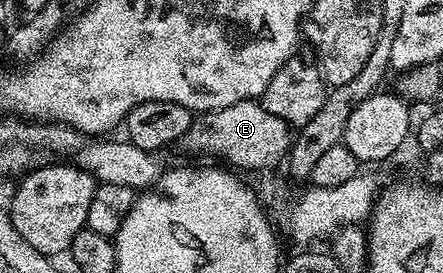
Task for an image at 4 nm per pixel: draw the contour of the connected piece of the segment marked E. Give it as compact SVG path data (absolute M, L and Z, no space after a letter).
M243 100L195 117L178 144L186 152L218 154L227 165L239 171L266 170L285 159L291 136L291 127L284 119L270 114L259 101Z

